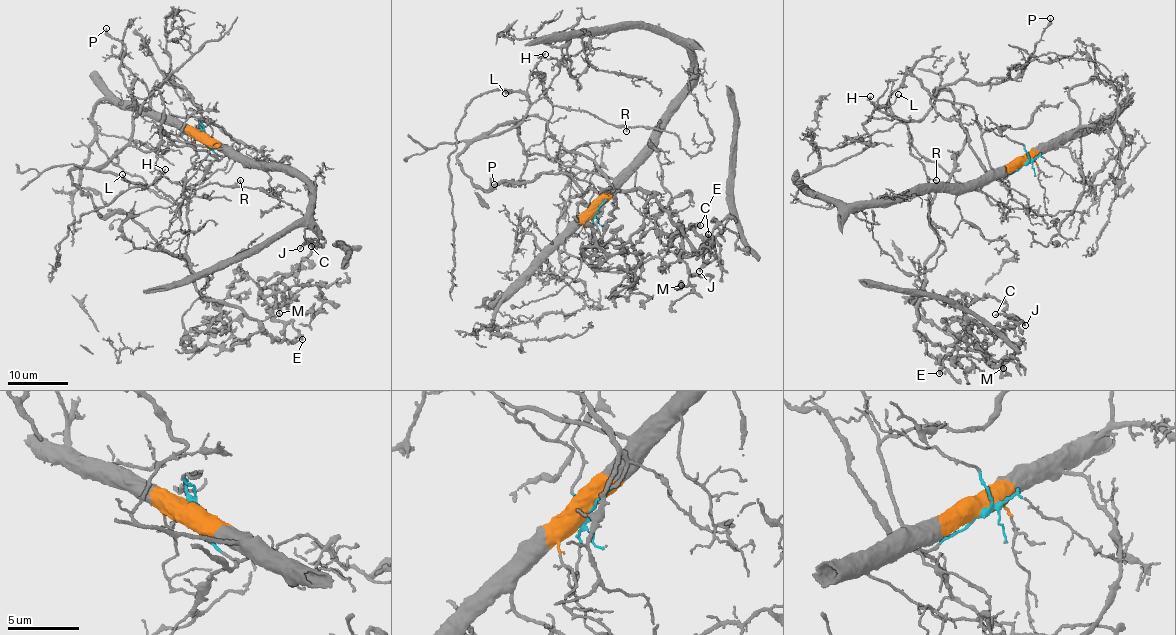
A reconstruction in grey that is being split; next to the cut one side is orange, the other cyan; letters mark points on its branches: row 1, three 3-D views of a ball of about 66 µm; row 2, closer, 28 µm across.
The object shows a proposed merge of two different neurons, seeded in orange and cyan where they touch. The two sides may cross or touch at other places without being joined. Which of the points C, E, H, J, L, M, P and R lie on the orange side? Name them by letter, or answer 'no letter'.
no letter

